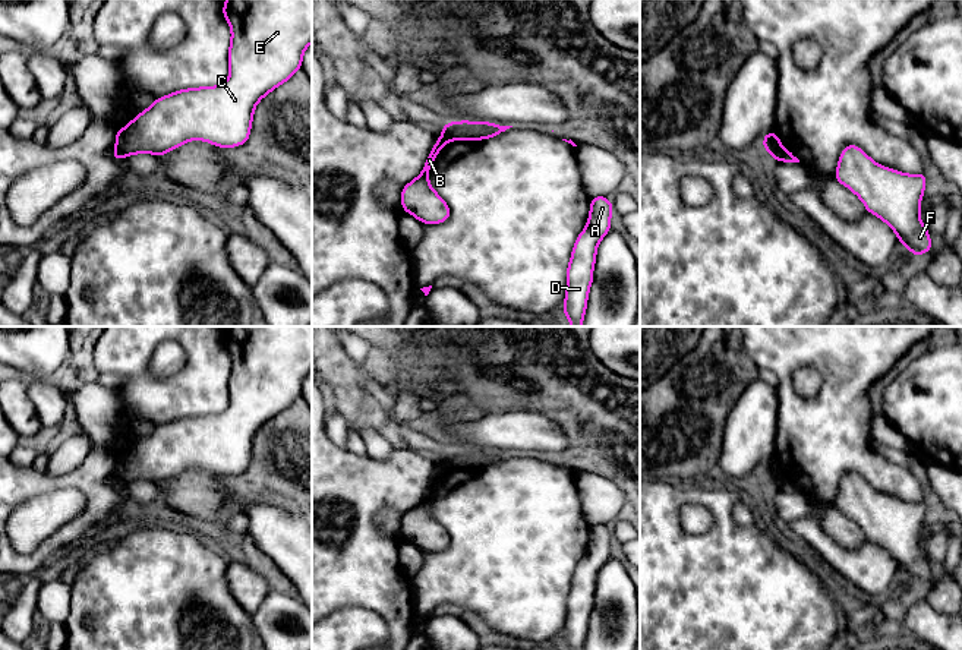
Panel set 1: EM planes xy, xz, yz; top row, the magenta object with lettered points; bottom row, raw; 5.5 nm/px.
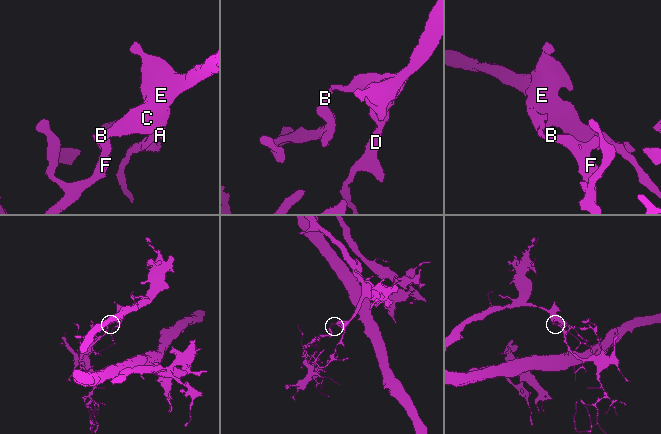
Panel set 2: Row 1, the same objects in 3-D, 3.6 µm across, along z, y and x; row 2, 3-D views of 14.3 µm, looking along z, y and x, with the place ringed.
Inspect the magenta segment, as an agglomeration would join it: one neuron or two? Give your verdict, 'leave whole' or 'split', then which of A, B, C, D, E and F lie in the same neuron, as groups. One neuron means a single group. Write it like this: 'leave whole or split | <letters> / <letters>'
split | A C D E / B F

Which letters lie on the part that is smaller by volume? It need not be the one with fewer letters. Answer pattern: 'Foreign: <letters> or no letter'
Foreign: B, F

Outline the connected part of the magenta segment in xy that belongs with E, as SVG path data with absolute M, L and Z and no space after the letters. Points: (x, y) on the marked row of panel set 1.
M225 0L223 13L231 28L228 50L230 75L218 86L180 89L157 98L151 107L116 133L116 151L122 157L141 152L163 154L182 146L189 141L205 141L228 149L247 142L256 104L277 86L288 81L302 69L303 53L312 42L312 0Z

